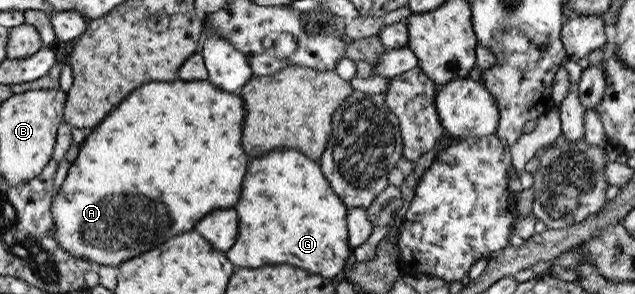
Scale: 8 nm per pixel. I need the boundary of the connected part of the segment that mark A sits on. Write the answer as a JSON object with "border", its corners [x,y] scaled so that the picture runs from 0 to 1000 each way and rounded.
{"border":[[[274,272],[274,279],[246,279],[246,286],[224,286],[211,313],[205,313],[157,422],[135,449],[135,463],[128,493],[124,493],[121,531],[110,554],[102,605],[93,636],[93,646],[82,667],[79,687],[79,731],[85,745],[85,820],[91,840],[107,854],[118,881],[140,881],[145,901],[170,901],[183,912],[189,891],[202,884],[205,871],[214,871],[220,857],[239,850],[255,816],[265,816],[283,789],[302,782],[306,762],[324,735],[334,714],[343,707],[365,707],[375,687],[378,667],[378,619],[387,585],[387,524],[378,497],[378,442],[381,442],[381,408],[384,408],[384,364],[378,327],[369,327],[364,313],[350,313],[326,272],[290,276]]]}

